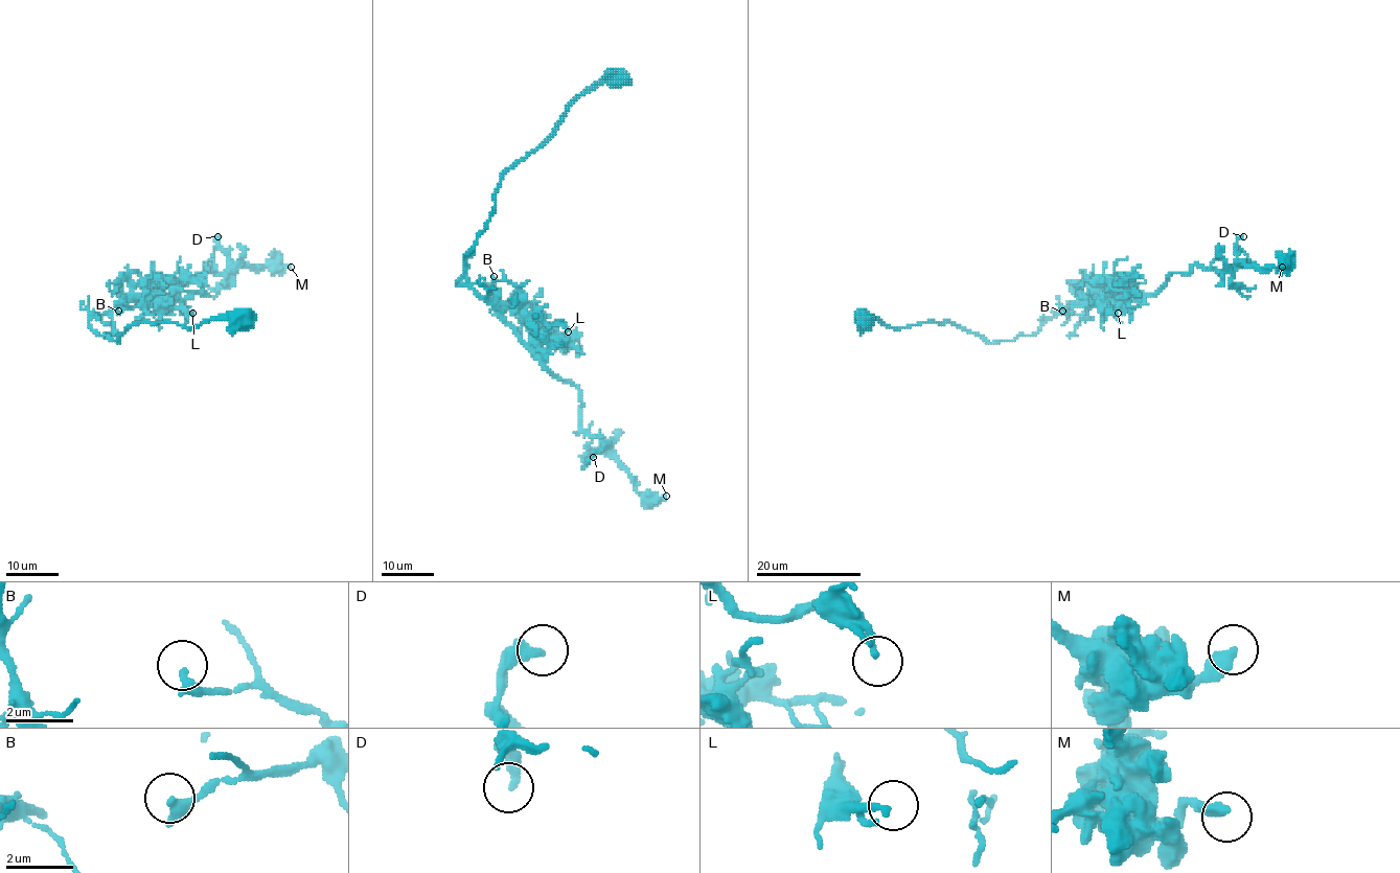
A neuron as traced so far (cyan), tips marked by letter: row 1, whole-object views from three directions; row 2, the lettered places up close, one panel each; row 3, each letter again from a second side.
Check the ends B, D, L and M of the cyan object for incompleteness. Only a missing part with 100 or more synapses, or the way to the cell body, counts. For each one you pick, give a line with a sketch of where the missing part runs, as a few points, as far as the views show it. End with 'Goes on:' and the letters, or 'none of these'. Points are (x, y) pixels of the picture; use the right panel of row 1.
Goes on: none of these

